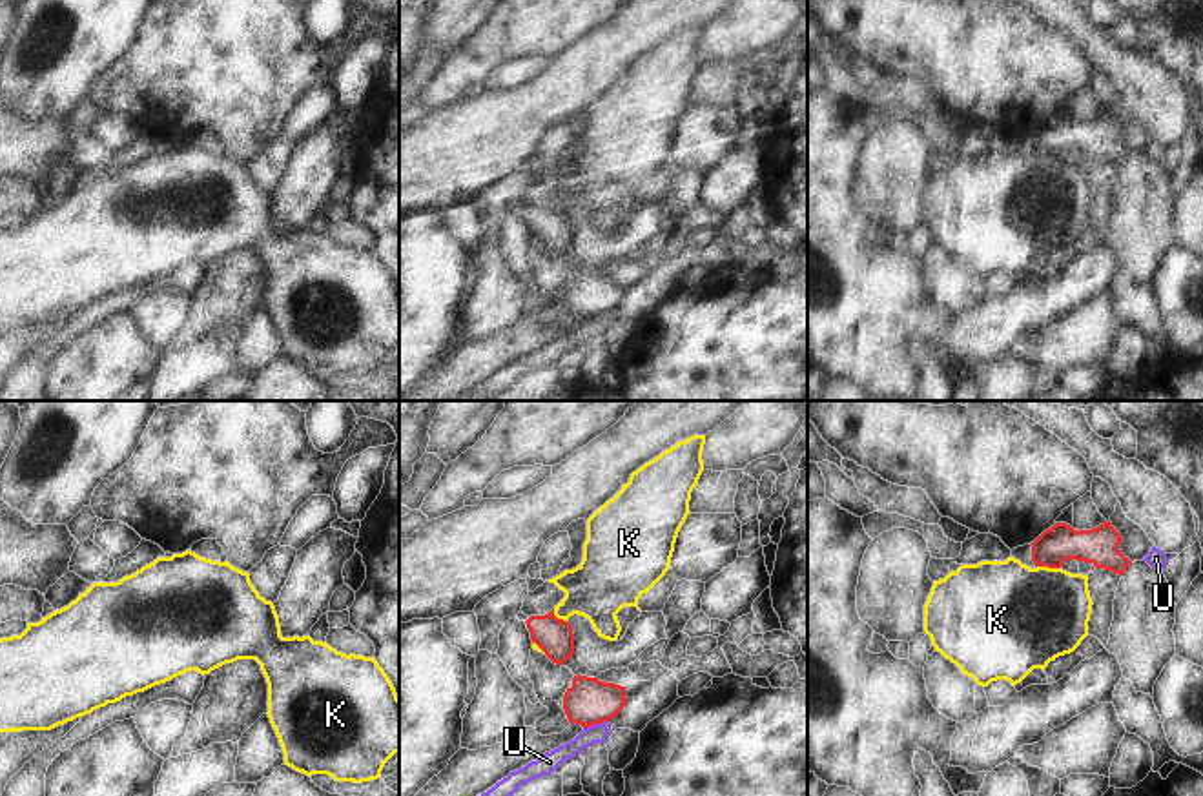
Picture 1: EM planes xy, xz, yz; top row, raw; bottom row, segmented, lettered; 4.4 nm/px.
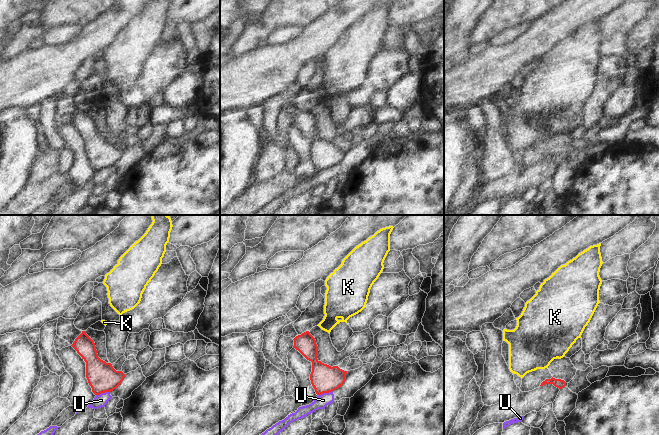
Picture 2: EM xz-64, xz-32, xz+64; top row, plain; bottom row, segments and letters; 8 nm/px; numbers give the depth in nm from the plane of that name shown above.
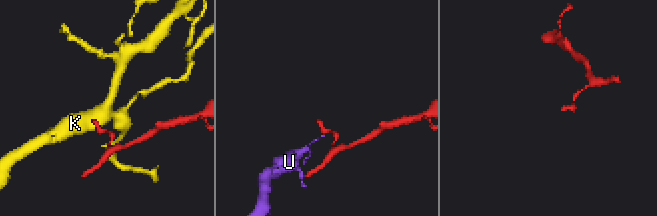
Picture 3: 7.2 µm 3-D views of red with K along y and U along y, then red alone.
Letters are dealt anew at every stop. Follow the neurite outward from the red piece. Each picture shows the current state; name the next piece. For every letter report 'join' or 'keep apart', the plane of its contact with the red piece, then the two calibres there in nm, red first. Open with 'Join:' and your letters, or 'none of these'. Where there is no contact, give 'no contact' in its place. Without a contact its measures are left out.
Join: none of these
K: keep apart | yz | 160/440 nm
U: keep apart | xz | 200/80 nm

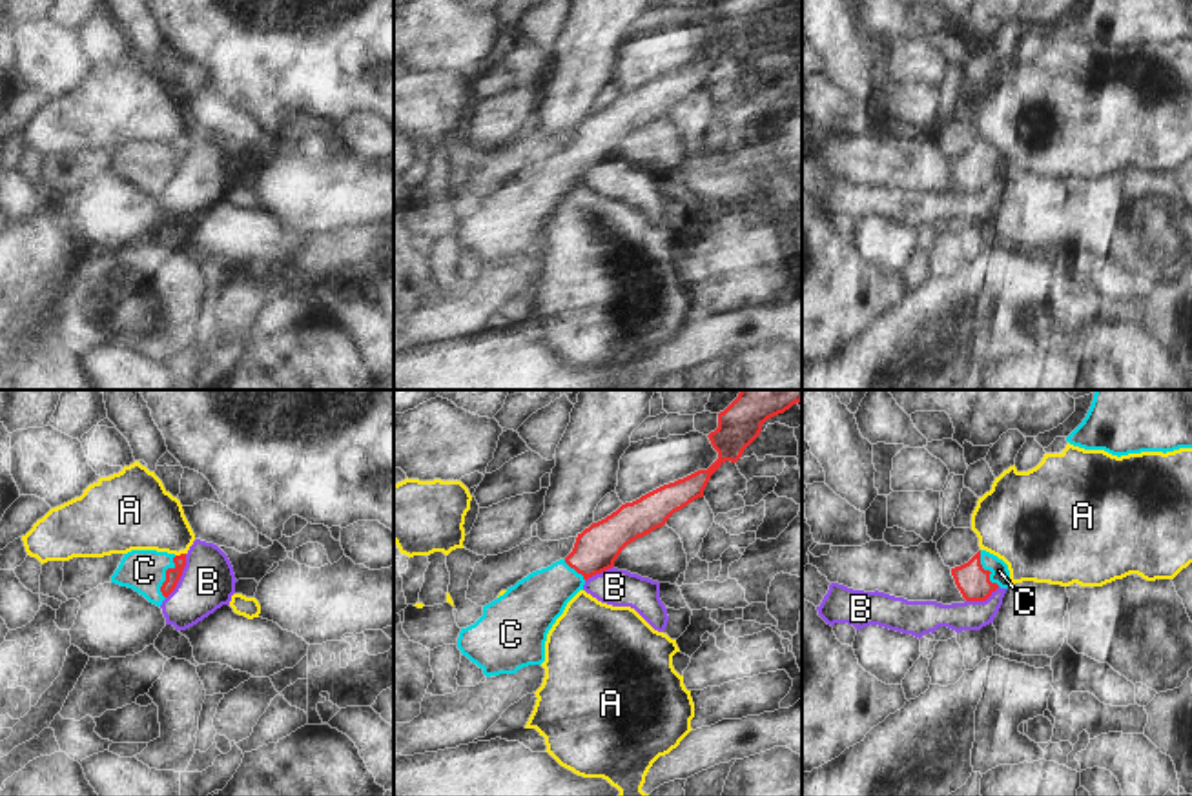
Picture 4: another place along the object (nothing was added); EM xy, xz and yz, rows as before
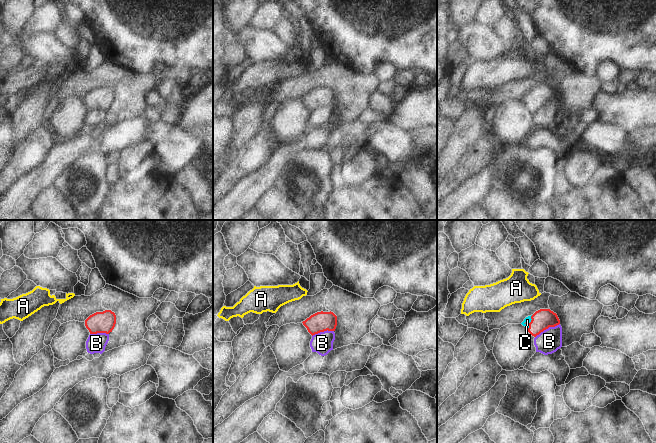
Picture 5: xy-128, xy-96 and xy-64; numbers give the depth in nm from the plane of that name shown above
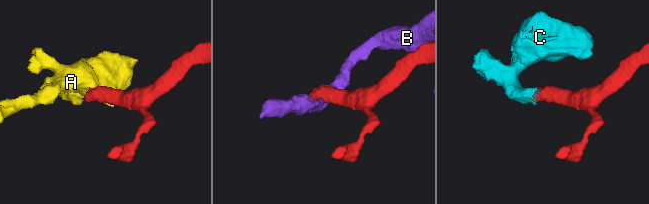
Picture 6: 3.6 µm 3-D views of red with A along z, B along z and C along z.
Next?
Join: C
A: keep apart | xy | 60/300 nm
B: keep apart | xy | 60/240 nm
C: join | xy | 60/190 nm

